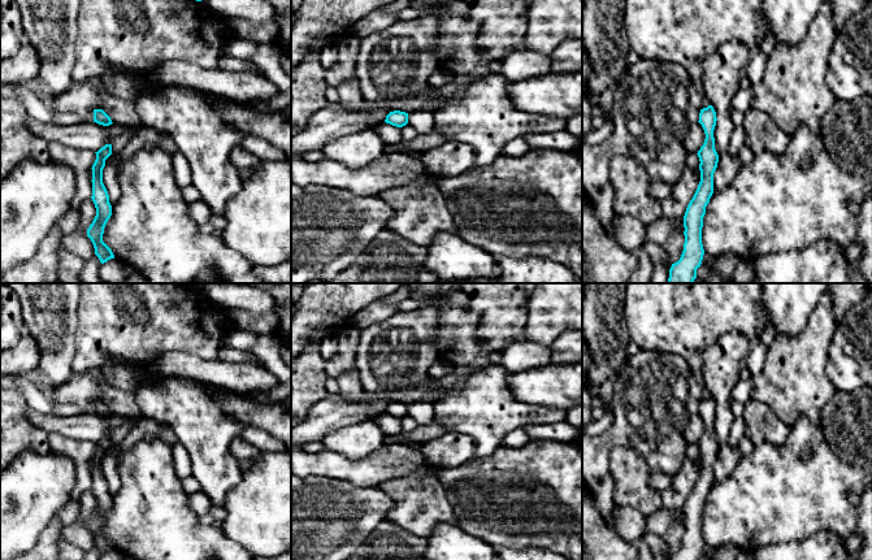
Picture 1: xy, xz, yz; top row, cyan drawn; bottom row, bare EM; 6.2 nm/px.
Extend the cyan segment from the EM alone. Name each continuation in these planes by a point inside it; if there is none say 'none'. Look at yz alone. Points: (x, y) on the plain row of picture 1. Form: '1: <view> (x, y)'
none

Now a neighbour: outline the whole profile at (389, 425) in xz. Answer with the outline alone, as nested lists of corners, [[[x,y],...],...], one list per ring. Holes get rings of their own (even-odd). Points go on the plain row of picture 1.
[[[383,413],[383,414],[379,414],[376,422],[381,427],[383,434],[387,437],[395,437],[400,433],[399,420],[396,417]]]

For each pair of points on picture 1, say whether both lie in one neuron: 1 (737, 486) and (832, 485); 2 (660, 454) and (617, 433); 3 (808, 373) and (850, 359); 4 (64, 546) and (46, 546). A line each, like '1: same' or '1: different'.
1: same
2: same
3: different
4: different

